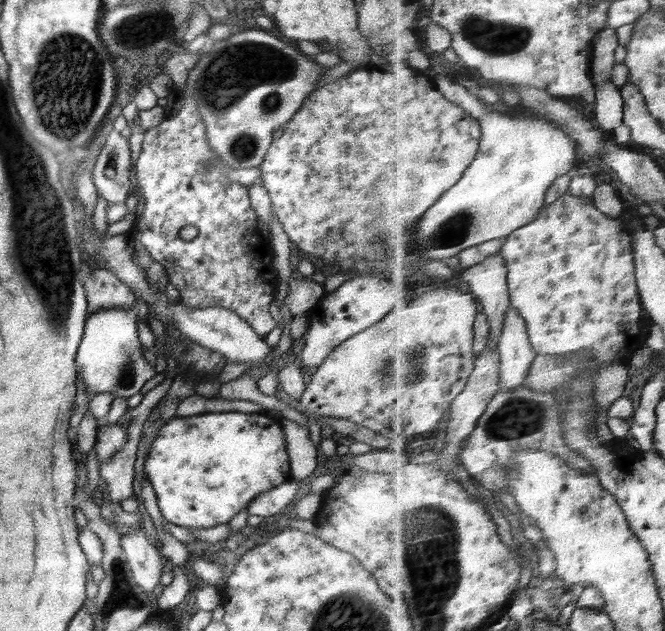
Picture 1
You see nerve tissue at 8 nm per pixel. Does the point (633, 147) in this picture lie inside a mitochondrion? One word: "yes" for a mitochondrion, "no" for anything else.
no

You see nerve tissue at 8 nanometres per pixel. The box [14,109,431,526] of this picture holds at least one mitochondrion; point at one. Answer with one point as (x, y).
(243, 147)

